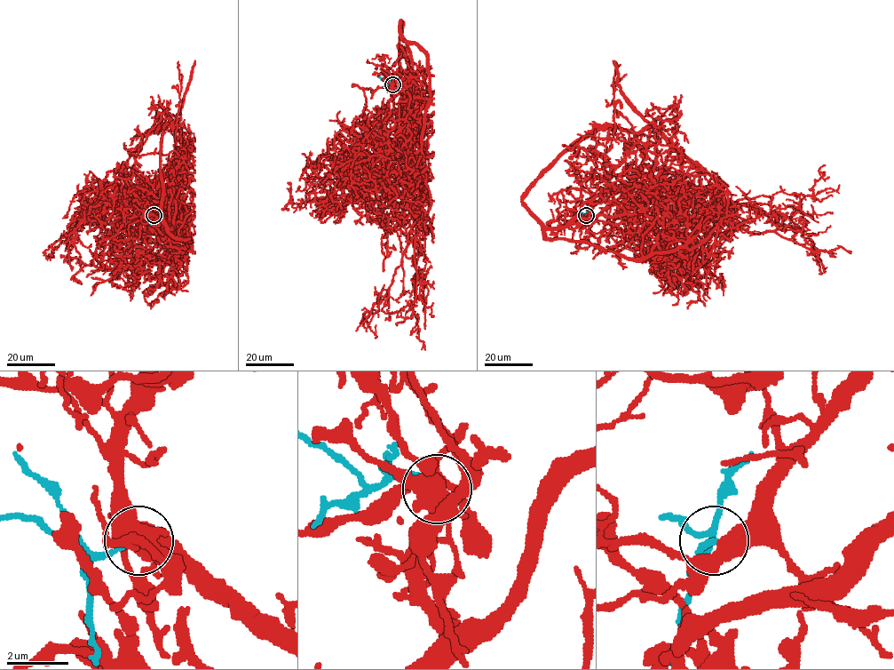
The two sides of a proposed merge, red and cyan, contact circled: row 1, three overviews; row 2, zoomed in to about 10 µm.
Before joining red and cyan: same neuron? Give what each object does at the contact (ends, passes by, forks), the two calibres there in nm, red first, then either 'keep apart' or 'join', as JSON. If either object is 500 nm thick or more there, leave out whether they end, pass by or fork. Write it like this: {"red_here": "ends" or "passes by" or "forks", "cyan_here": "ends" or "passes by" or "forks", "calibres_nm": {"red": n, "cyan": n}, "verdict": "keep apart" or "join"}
{"red_here": "passes by", "cyan_here": "ends", "calibres_nm": {"red": 460, "cyan": 180}, "verdict": "join"}

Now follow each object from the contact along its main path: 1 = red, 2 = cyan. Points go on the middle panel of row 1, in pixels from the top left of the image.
1: (392, 84), (399, 152), (413, 172), (417, 219), (389, 290), (363, 314), (362, 321), (367, 320), (362, 323)
2: (392, 83), (388, 83), (379, 76)

